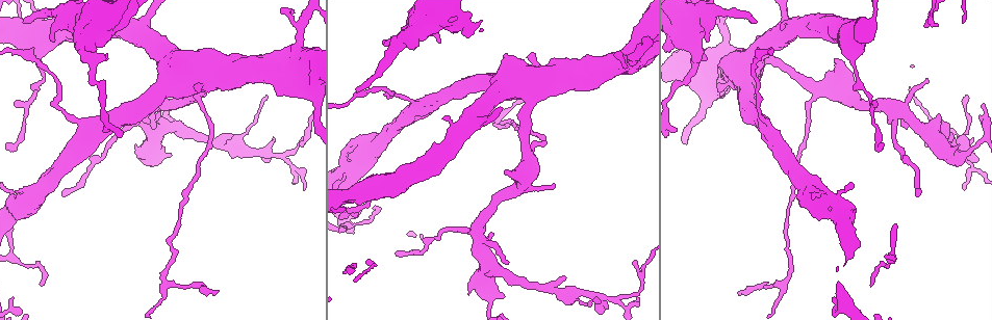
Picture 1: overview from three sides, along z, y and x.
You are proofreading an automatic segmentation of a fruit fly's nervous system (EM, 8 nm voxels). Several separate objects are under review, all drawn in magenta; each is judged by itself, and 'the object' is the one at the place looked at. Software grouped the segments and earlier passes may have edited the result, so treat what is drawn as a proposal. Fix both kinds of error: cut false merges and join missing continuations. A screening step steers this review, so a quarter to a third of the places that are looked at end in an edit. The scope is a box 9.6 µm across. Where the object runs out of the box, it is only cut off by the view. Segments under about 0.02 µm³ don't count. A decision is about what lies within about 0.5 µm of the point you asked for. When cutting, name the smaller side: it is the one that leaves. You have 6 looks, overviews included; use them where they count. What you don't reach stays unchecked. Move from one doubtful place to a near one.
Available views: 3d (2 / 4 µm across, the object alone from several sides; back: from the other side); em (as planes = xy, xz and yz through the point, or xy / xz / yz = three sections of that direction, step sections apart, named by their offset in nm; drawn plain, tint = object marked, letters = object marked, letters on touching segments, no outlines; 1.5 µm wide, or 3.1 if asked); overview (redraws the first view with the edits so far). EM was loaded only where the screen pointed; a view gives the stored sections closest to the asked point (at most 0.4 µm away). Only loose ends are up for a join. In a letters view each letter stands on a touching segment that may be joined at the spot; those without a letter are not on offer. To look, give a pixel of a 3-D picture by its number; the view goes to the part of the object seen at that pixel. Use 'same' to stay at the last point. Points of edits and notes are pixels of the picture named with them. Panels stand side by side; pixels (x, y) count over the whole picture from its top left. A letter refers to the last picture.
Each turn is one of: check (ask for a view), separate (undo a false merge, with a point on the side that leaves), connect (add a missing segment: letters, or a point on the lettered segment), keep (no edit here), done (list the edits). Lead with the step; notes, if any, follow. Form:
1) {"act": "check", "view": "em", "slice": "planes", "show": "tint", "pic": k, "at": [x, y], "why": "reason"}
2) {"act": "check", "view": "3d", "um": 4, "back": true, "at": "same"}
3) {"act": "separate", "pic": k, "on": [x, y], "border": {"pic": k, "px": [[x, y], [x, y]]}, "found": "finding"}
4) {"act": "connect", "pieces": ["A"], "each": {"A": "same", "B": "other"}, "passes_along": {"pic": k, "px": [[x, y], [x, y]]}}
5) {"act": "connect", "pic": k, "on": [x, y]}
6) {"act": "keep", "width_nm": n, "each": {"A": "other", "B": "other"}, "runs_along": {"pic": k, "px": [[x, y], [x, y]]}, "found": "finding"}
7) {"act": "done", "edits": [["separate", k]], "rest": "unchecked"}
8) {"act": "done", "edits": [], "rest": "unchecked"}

{"act": "check", "view": "em", "slice": "yz", "step": 8, "show": "letters", "pic": 1, "at": [23, 21], "why": "branch stops here"}

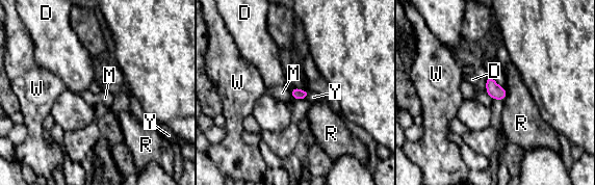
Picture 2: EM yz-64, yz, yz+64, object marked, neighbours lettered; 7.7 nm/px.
{"act": "connect", "pieces": ["Y"], "longest_contact_nm": ["R", 110], "each": {"D": "other", "M": "other", "R": "other", "W": "other", "Y": "same"}, "found": "it goes on there"}

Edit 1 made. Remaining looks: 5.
{"act": "check", "view": "em", "slice": "yz", "step": 4, "show": "letters", "pic": 1, "at": [11, 299], "why": "branch stops here"}

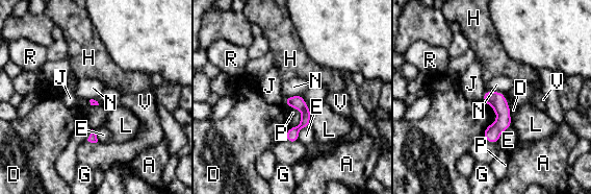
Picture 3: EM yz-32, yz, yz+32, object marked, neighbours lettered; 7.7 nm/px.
{"act": "check", "view": "em", "slice": "planes", "show": "letters", "at": "same"}

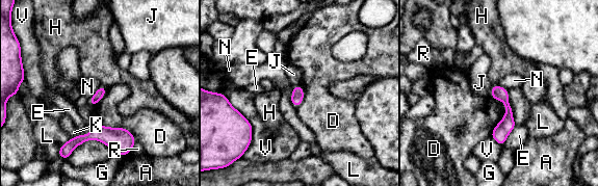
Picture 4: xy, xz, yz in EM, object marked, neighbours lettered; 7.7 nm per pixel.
{"act": "keep", "each": {"A": "other", "D": "other", "E": "other", "G": "other", "H": "other", "J": "other", "K": "other", "L": "other", "N": "other", "R": "other", "V": "other"}, "runs_along": {"pic": 4, "px": [[495, 87], [508, 106], [502, 141]]}, "found": "no lettered segment goes on from it"}

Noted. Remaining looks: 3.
{"act": "check", "view": "em", "slice": "planes", "show": "tint", "pic": 1, "at": [497, 127], "why": "sharp bend"}

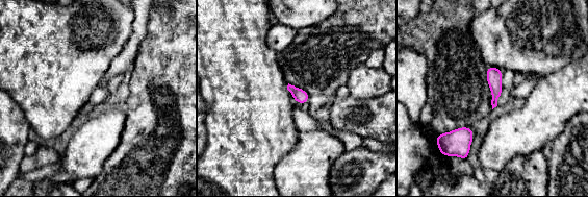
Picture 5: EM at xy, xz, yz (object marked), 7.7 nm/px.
{"act": "check", "view": "em", "slice": "planes", "show": "letters", "at": "same", "why": "what lies round it"}

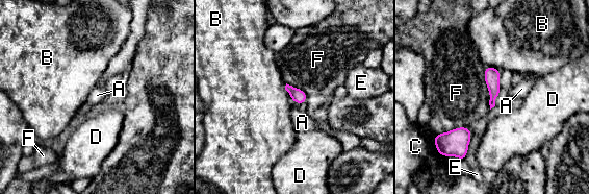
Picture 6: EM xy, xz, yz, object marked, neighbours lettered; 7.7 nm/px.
{"act": "keep", "width_nm": 110, "each": {"A": "other", "B": "other", "C": "other", "D": "other", "E": "other", "F": "other"}, "border": {"pic": 6, "px": [[291, 99], [298, 104]]}, "found": "one cell here"}

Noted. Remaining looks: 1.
{"act": "done", "edits": [["connect", 2]], "rest": "unchecked"}

